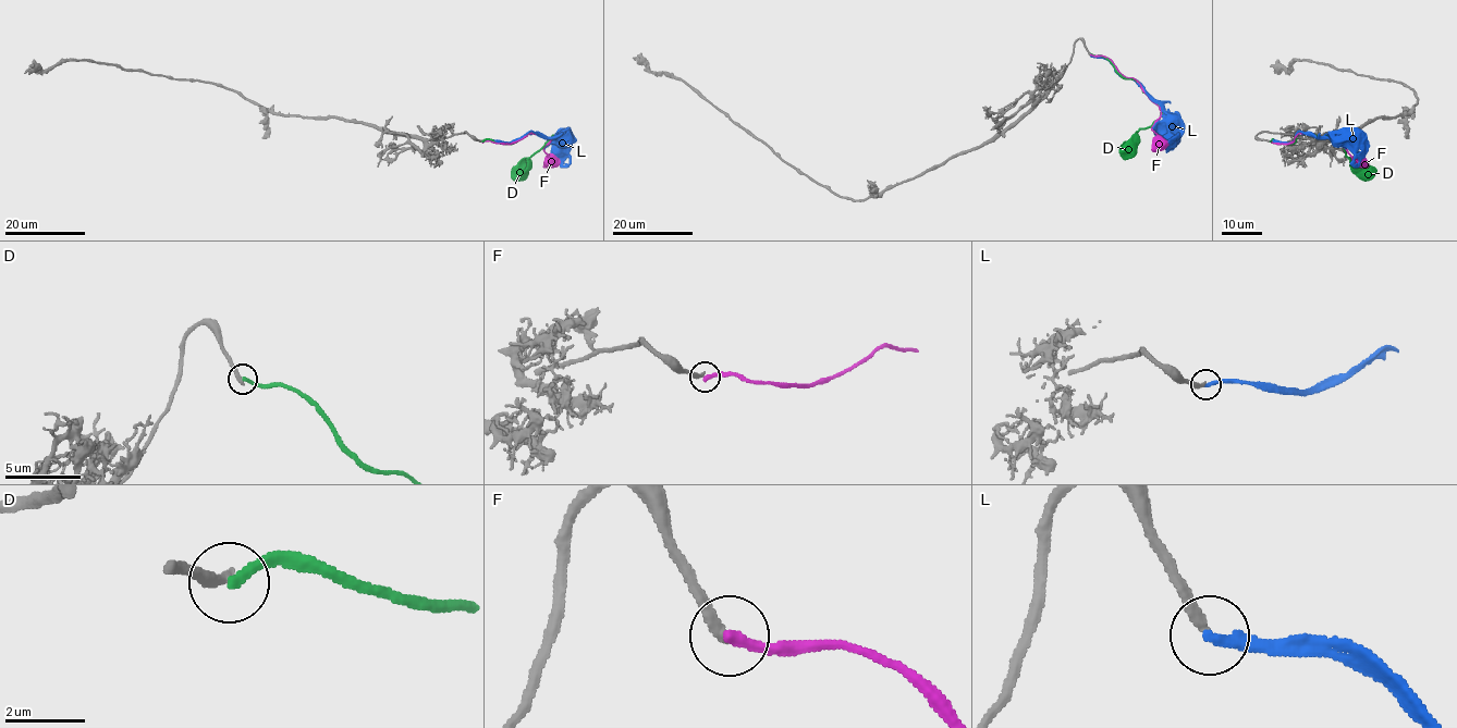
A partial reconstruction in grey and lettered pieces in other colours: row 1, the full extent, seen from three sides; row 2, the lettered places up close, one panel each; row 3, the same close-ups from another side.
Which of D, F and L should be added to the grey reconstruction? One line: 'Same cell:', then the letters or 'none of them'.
Same cell: none of them

